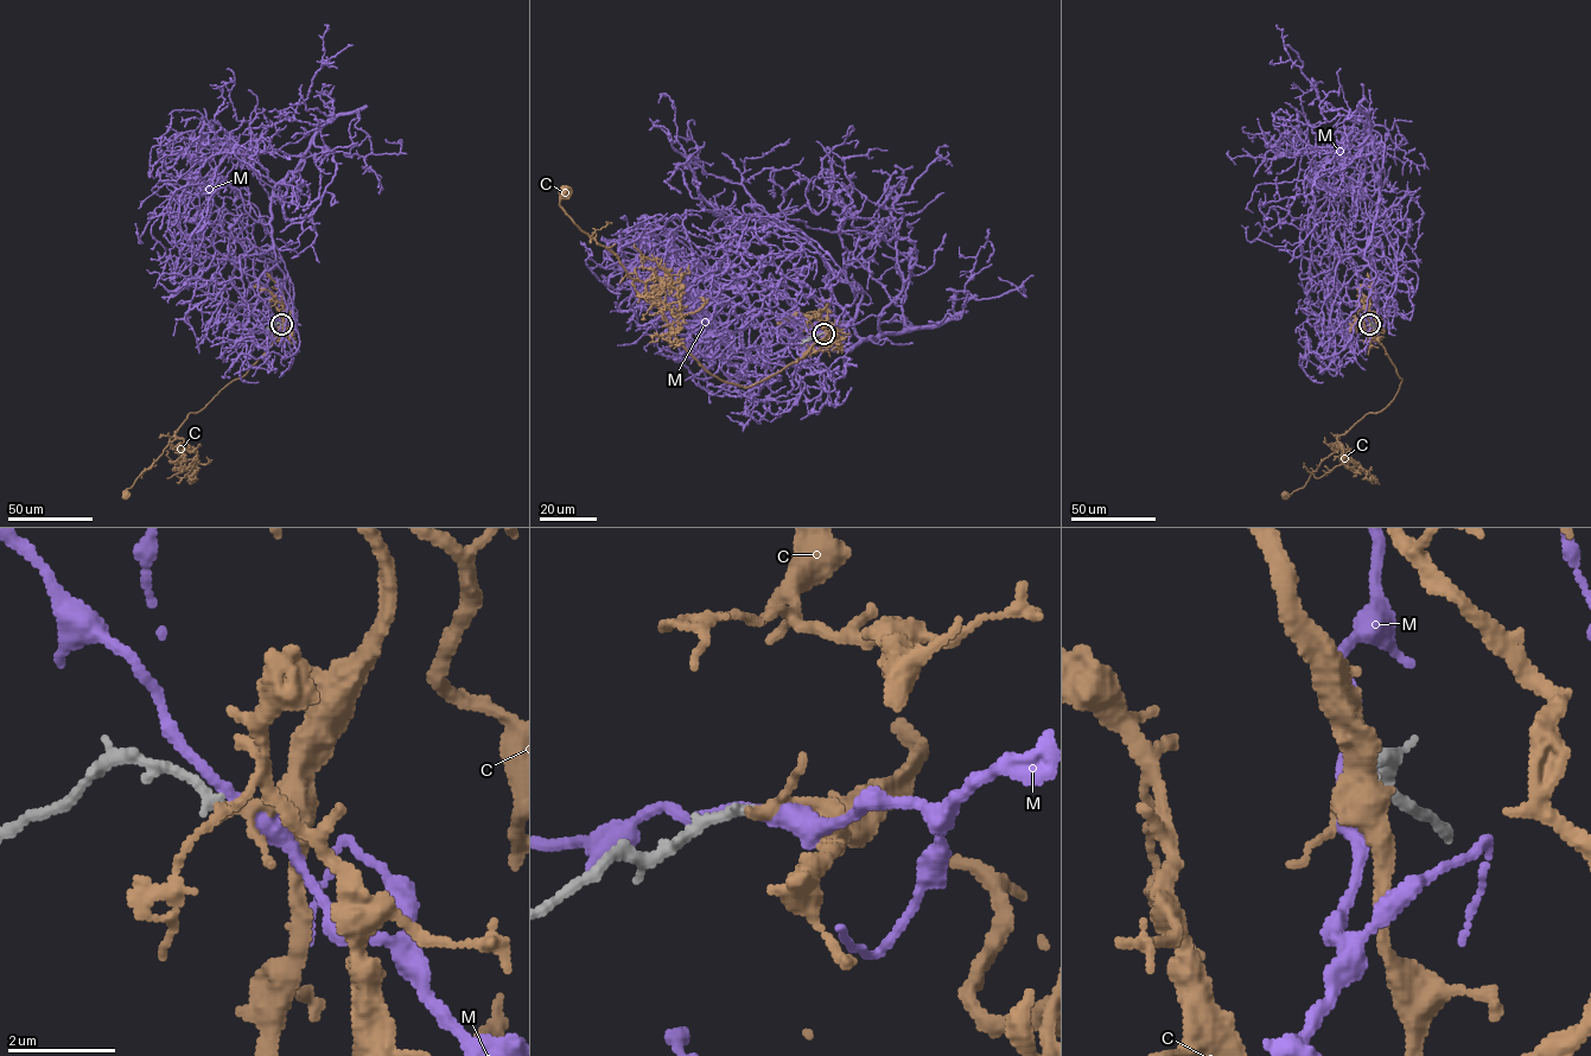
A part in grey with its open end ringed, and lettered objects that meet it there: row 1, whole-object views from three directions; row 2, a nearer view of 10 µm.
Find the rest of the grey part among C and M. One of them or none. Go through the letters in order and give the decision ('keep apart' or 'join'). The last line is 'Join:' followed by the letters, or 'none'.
C: join
M: keep apart
Join: C

